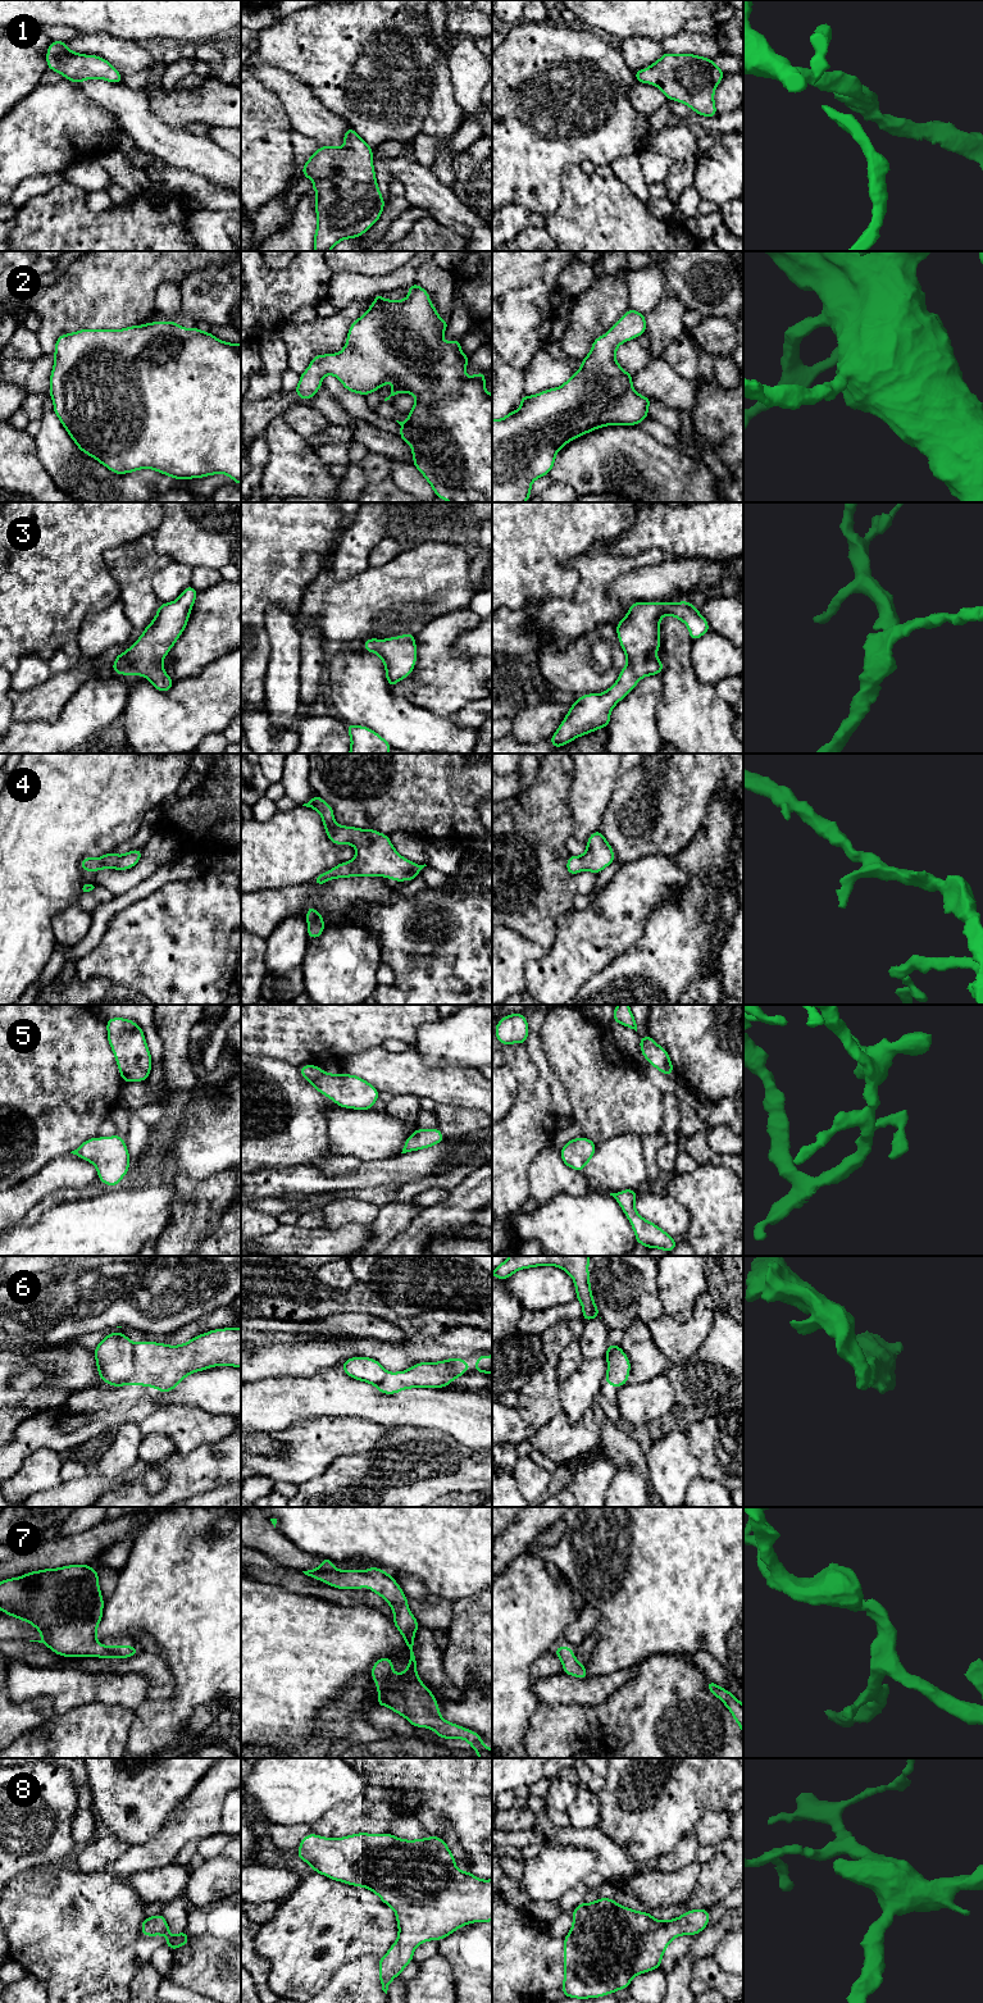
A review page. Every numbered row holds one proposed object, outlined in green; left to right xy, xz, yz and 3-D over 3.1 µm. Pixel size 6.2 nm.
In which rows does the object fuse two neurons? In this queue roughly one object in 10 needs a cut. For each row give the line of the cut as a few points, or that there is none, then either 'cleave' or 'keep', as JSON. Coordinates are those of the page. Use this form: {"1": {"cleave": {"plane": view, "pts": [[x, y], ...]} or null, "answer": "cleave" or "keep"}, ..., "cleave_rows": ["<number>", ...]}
{"1": {"cleave": null, "answer": "keep"}, "2": {"cleave": null, "answer": "keep"}, "3": {"cleave": null, "answer": "keep"}, "4": {"cleave": null, "answer": "keep"}, "5": {"cleave": null, "answer": "keep"}, "6": {"cleave": {"plane": "xy", "pts": [[136, 1344], [133, 1374], [123, 1384]]}, "answer": "cleave"}, "7": {"cleave": null, "answer": "keep"}, "8": {"cleave": null, "answer": "keep"}, "cleave_rows": ["6"]}

